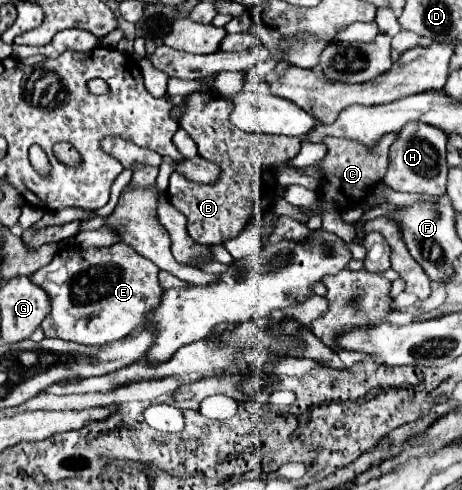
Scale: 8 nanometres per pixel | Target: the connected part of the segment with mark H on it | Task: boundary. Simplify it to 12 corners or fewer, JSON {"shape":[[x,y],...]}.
{"shape":[[408,122],[382,178],[400,192],[446,194],[446,134]]}

